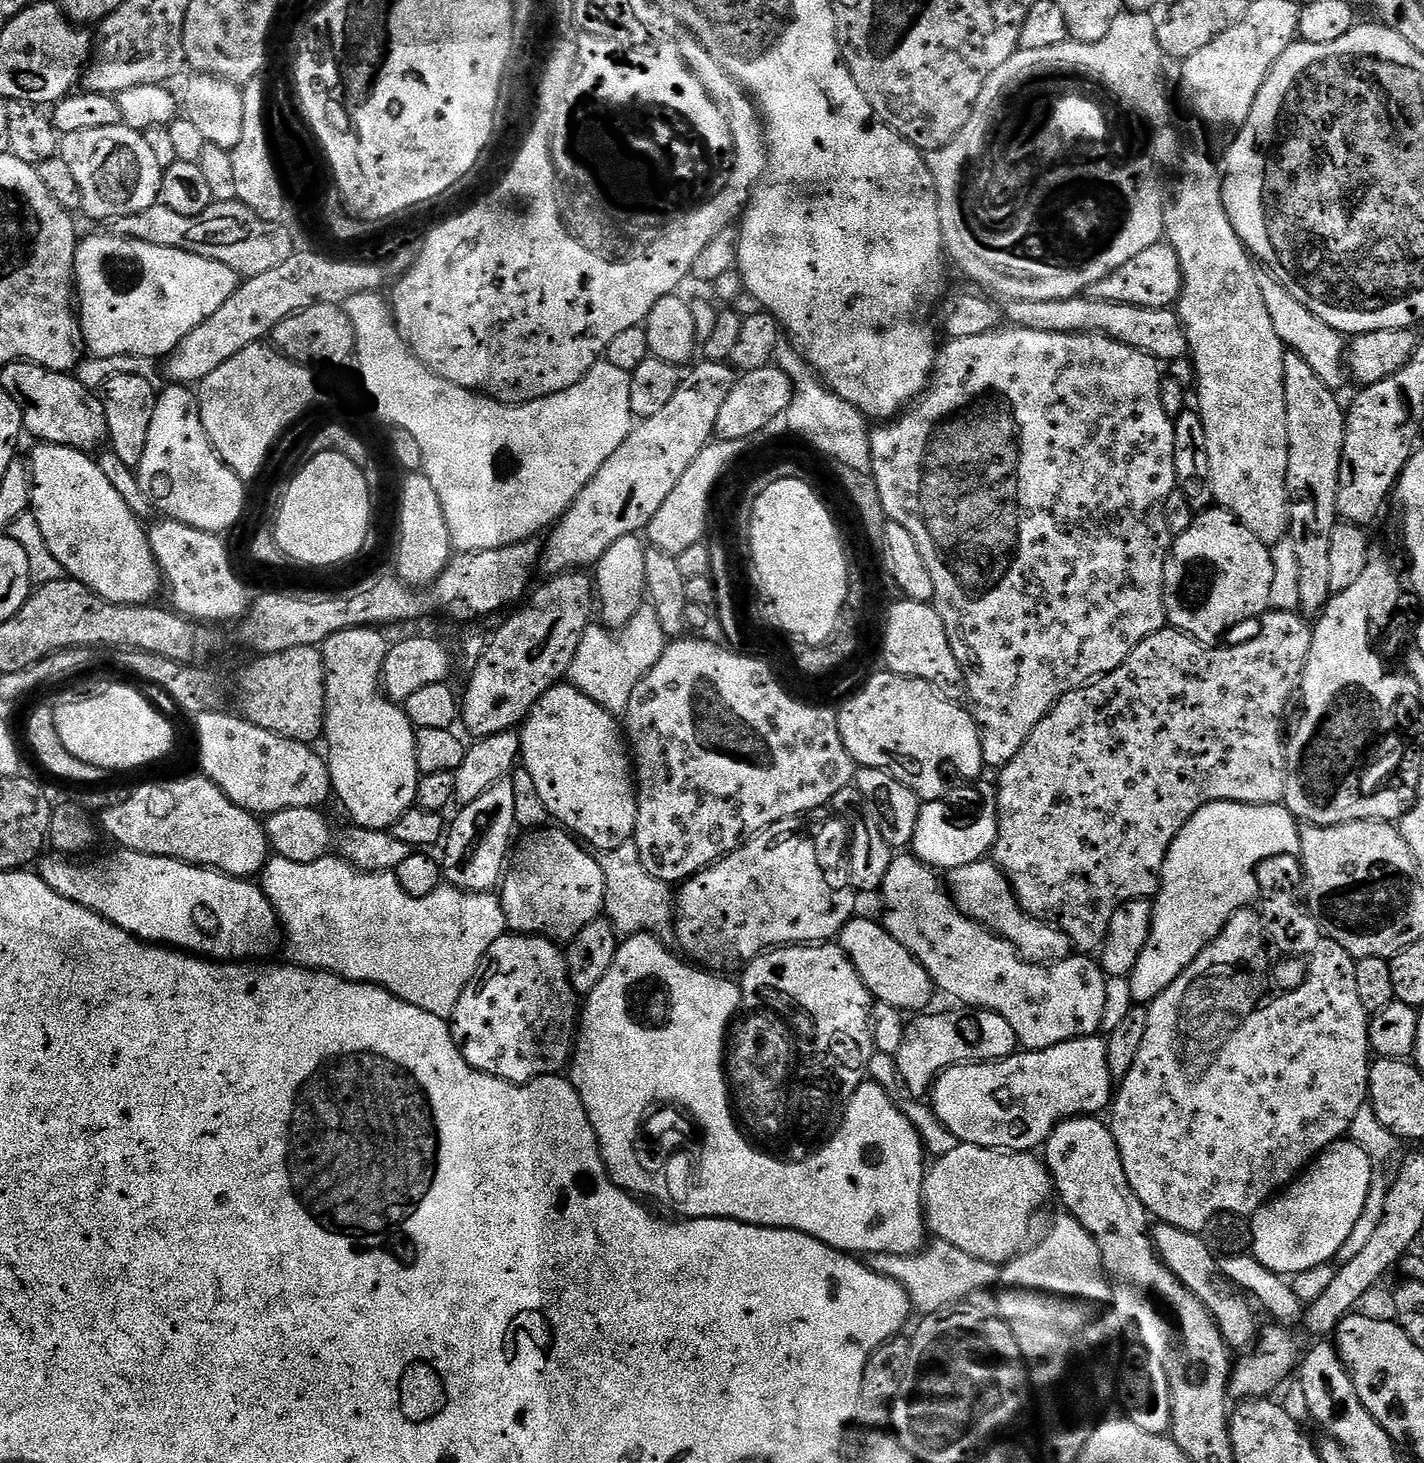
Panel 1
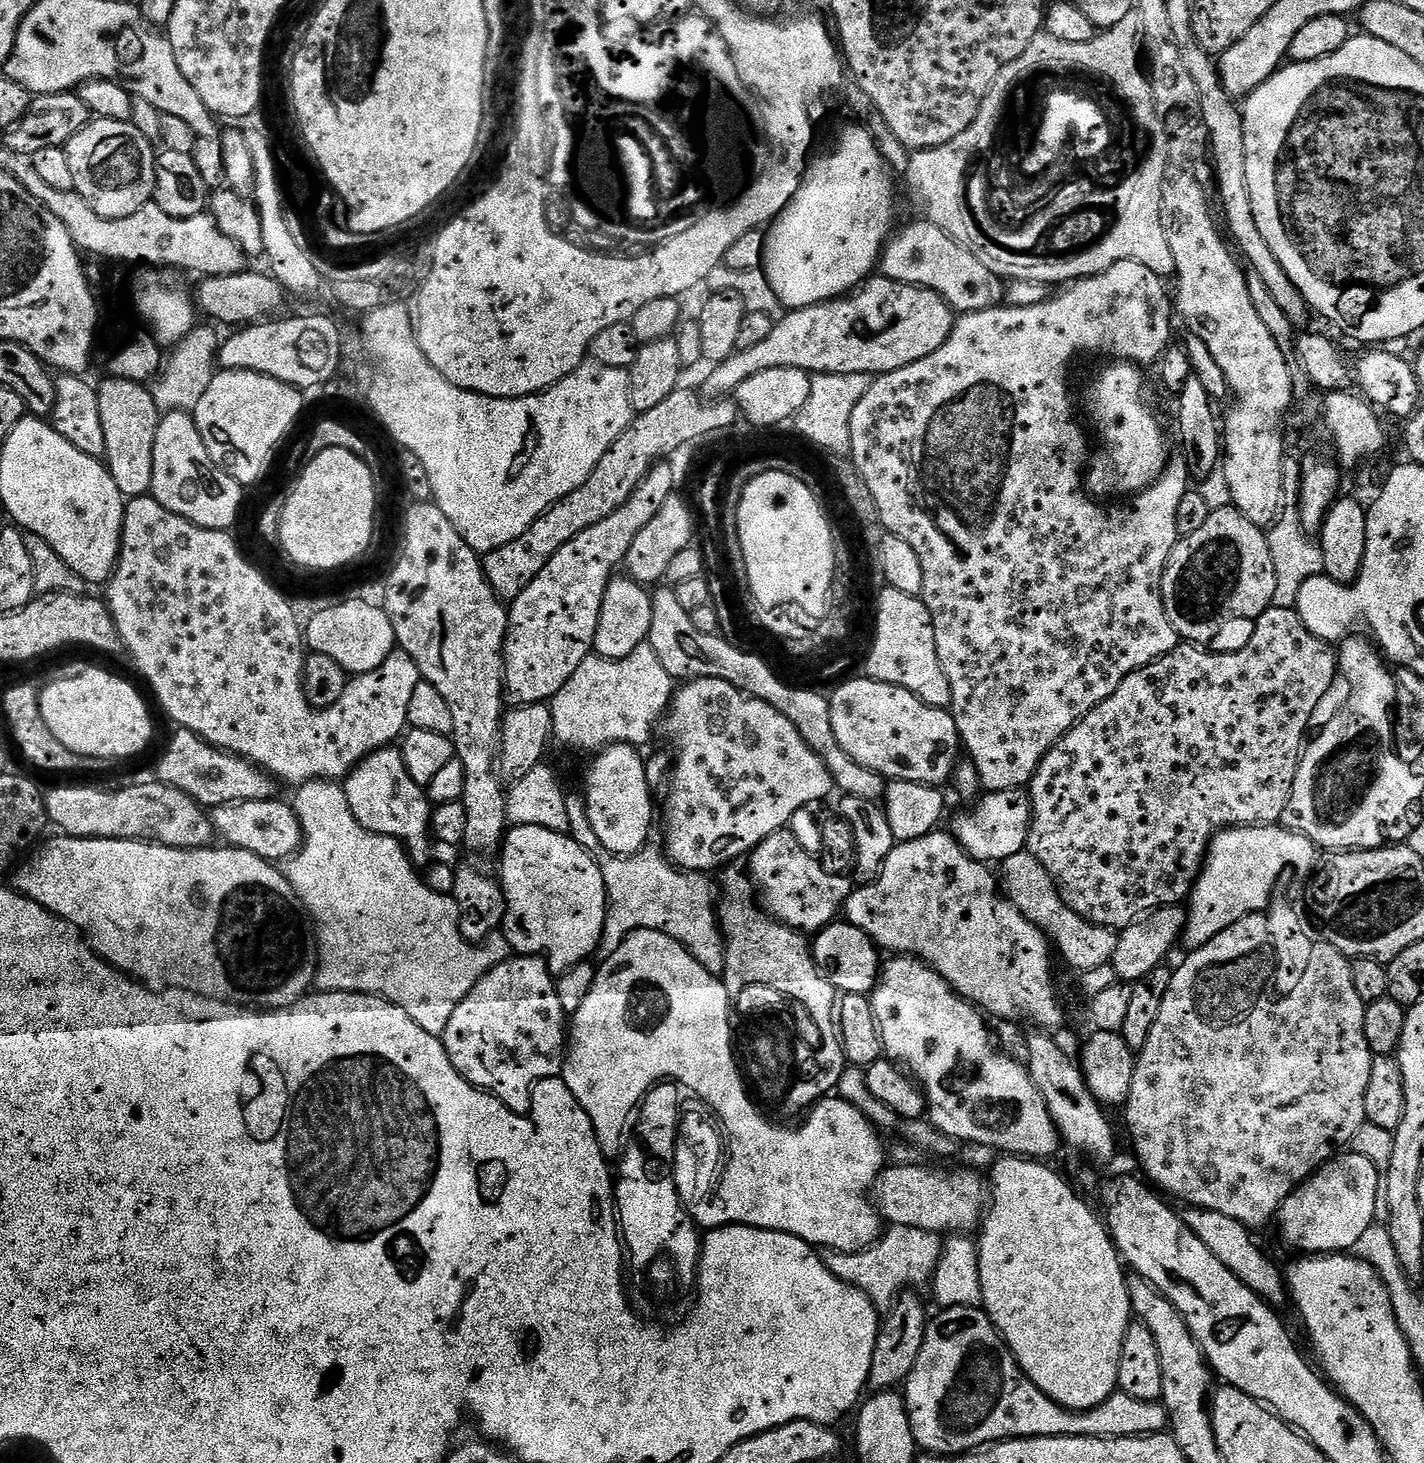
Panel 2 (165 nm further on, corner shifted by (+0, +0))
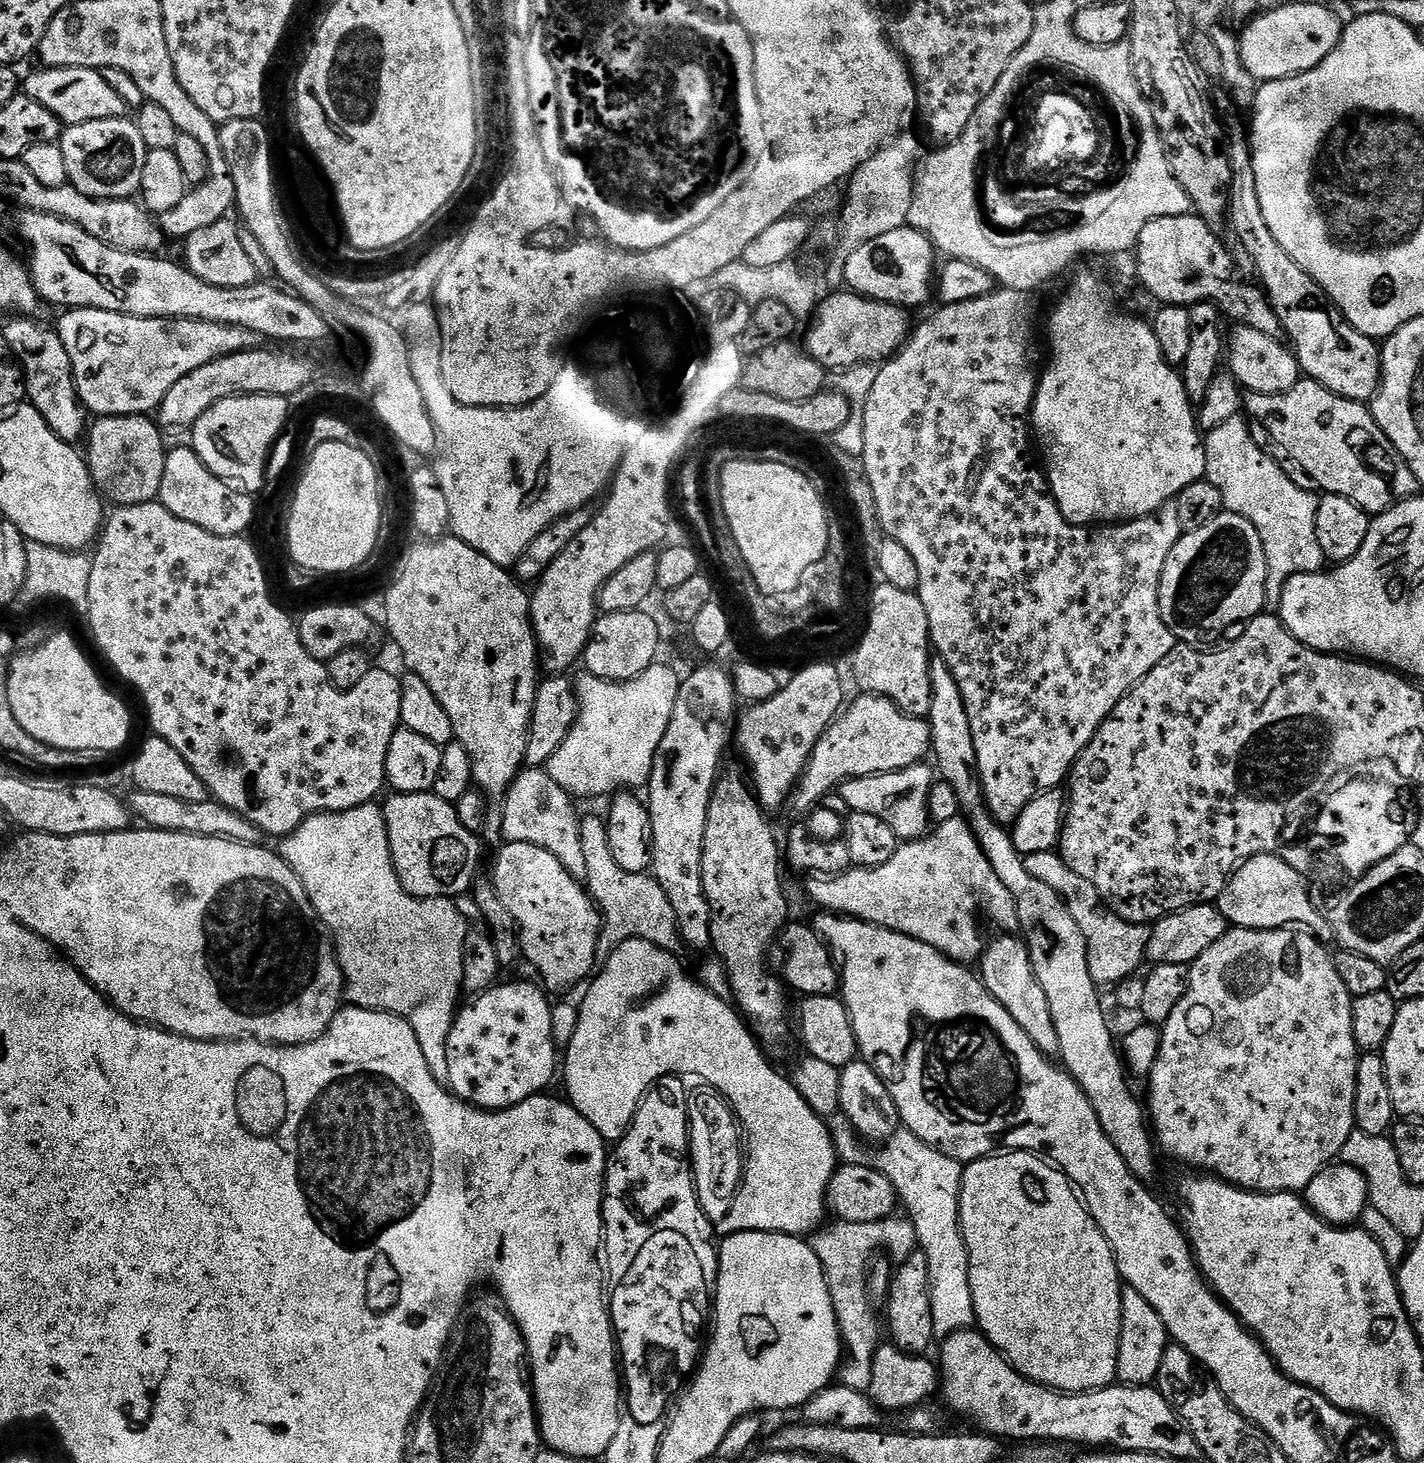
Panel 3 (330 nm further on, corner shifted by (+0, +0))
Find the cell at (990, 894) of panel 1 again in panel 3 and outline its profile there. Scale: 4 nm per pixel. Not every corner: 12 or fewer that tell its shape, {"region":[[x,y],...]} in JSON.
{"region":[[1059,851],[1024,857],[1068,907],[1097,985],[1140,972],[1149,929],[1131,924]]}

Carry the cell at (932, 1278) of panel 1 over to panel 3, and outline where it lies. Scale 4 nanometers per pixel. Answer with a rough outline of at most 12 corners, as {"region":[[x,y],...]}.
{"region":[[907,1218],[829,1223],[810,1243],[846,1355],[839,1383],[867,1392],[882,1320],[874,1257],[917,1251]]}

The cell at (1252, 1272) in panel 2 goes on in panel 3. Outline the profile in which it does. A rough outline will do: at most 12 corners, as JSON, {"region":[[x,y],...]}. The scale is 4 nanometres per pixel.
{"region":[[933,659],[931,755],[954,786],[1058,1029],[1059,1059],[1139,1180],[1158,1153],[1082,930],[989,812],[962,690]]}

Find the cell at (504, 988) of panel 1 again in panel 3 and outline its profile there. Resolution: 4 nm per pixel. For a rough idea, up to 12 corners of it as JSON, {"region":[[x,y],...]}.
{"region":[[497,983],[457,1011],[451,1091],[512,1108],[558,1076],[552,1004]]}

